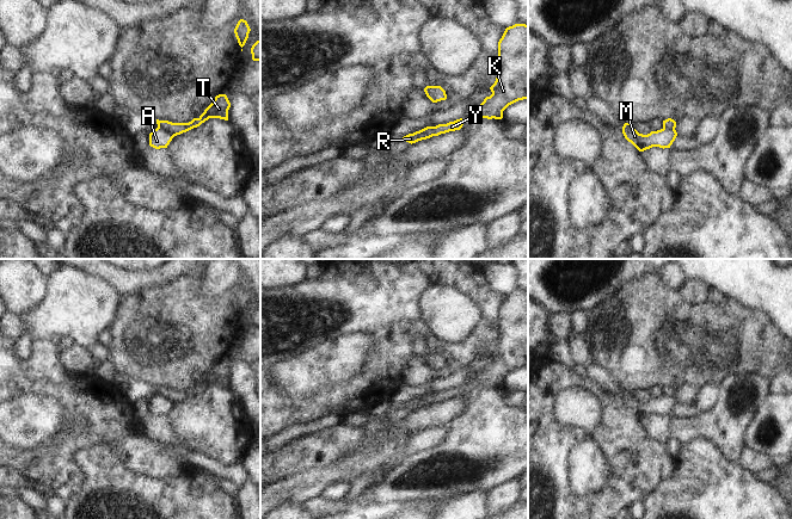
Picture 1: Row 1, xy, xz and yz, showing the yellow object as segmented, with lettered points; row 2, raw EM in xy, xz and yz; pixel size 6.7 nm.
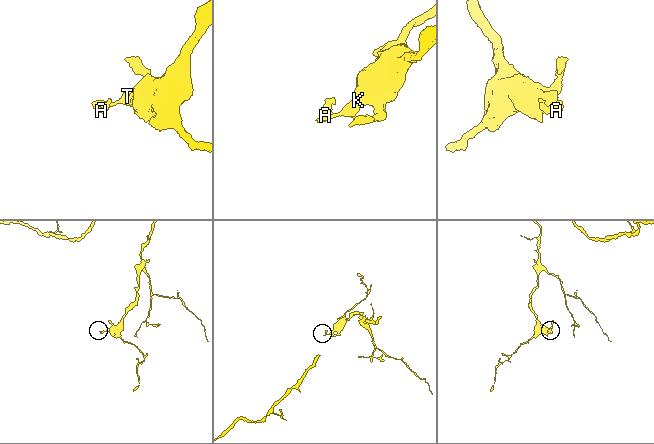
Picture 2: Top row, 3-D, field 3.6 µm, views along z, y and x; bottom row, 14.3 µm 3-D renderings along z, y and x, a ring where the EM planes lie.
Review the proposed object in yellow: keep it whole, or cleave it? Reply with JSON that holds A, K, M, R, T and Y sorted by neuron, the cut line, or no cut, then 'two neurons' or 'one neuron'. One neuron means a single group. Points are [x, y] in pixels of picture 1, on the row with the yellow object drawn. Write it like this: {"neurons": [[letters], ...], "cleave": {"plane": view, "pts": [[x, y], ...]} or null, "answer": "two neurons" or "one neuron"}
{"neurons": [["A", "M"], ["K", "R", "T", "Y"]], "cleave": {"plane": "xy", "pts": [[158, 127], [173, 136]]}, "answer": "two neurons"}

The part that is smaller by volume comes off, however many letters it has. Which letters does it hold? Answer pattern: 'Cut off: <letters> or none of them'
Cut off: A, M

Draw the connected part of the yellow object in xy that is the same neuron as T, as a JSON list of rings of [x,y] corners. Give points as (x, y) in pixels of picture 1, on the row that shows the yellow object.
[[[219,94],[215,97],[213,103],[204,110],[204,112],[198,117],[194,118],[189,123],[172,123],[168,121],[159,121],[156,119],[158,128],[166,130],[173,137],[186,132],[194,128],[199,126],[202,123],[208,121],[209,118],[220,118],[228,121],[228,110],[231,107],[231,103],[226,94]]]

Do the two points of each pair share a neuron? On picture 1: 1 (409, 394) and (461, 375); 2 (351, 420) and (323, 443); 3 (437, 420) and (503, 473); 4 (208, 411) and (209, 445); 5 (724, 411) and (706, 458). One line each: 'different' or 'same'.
1: same
2: different
3: different
4: same
5: different

